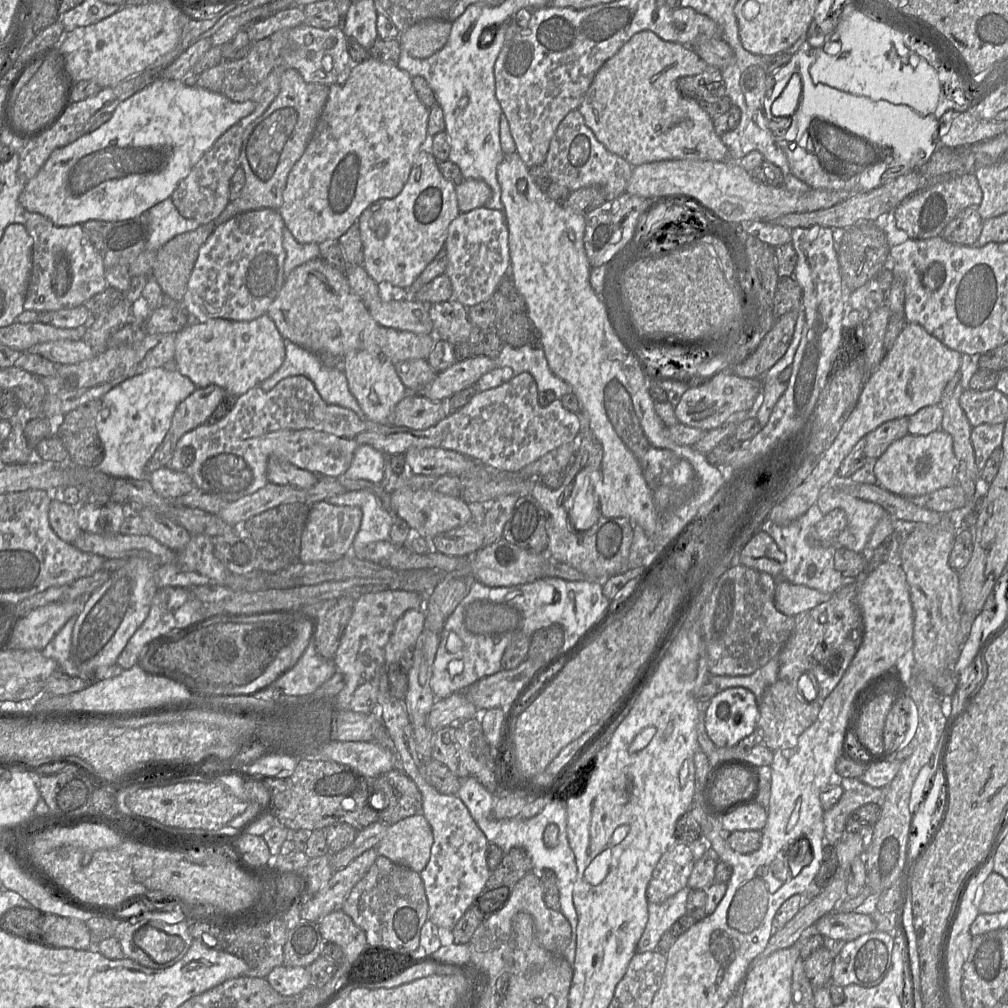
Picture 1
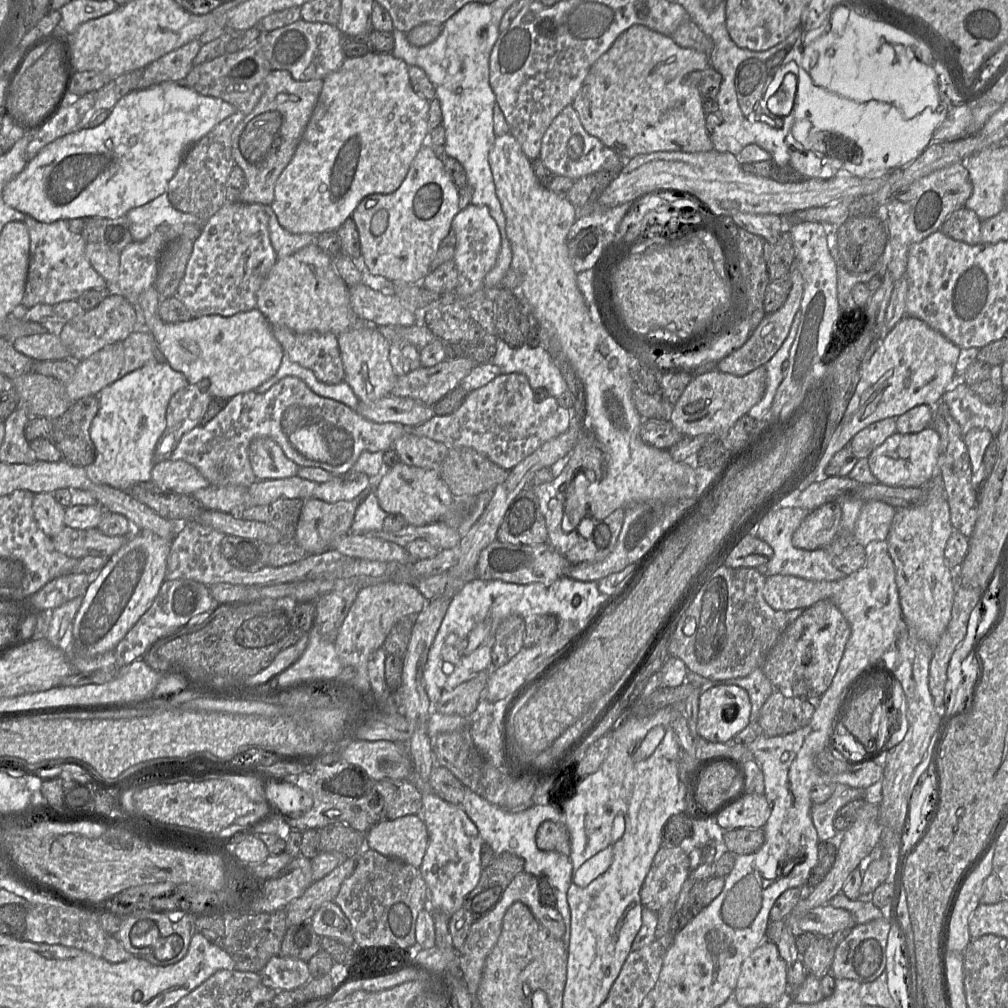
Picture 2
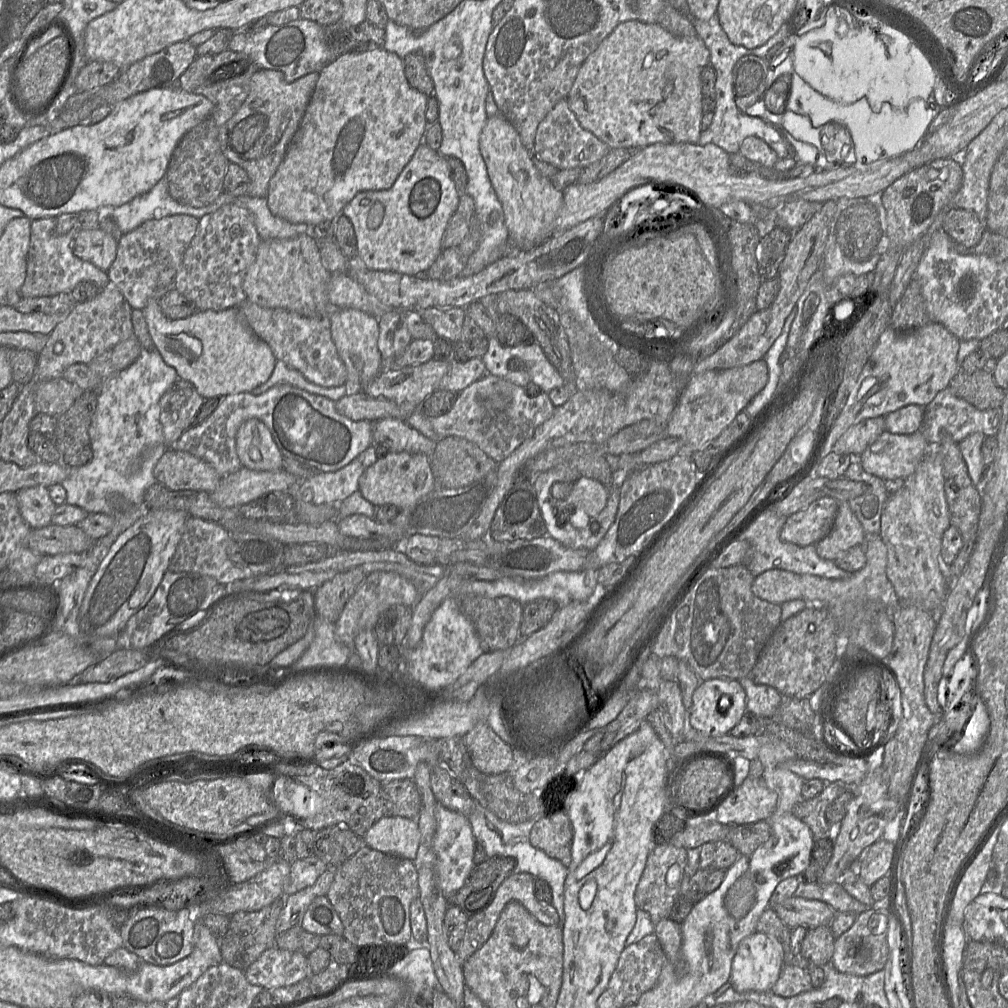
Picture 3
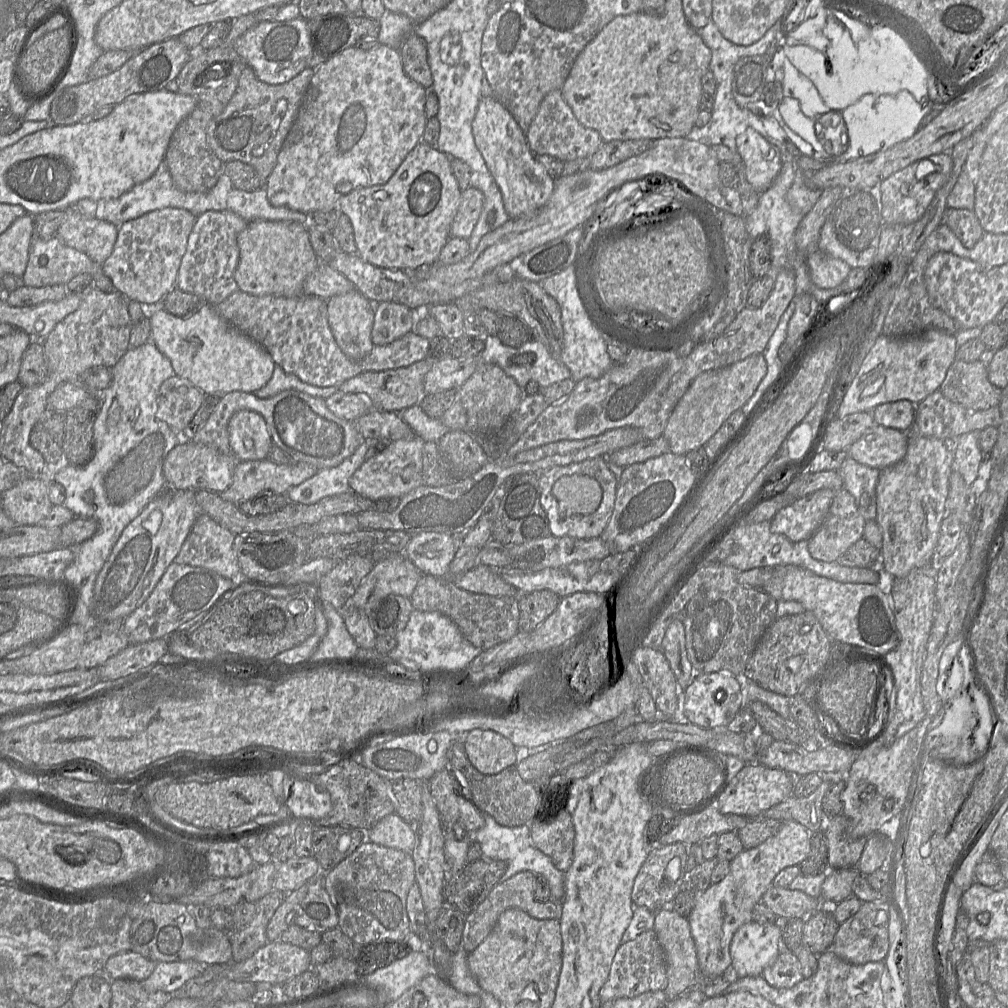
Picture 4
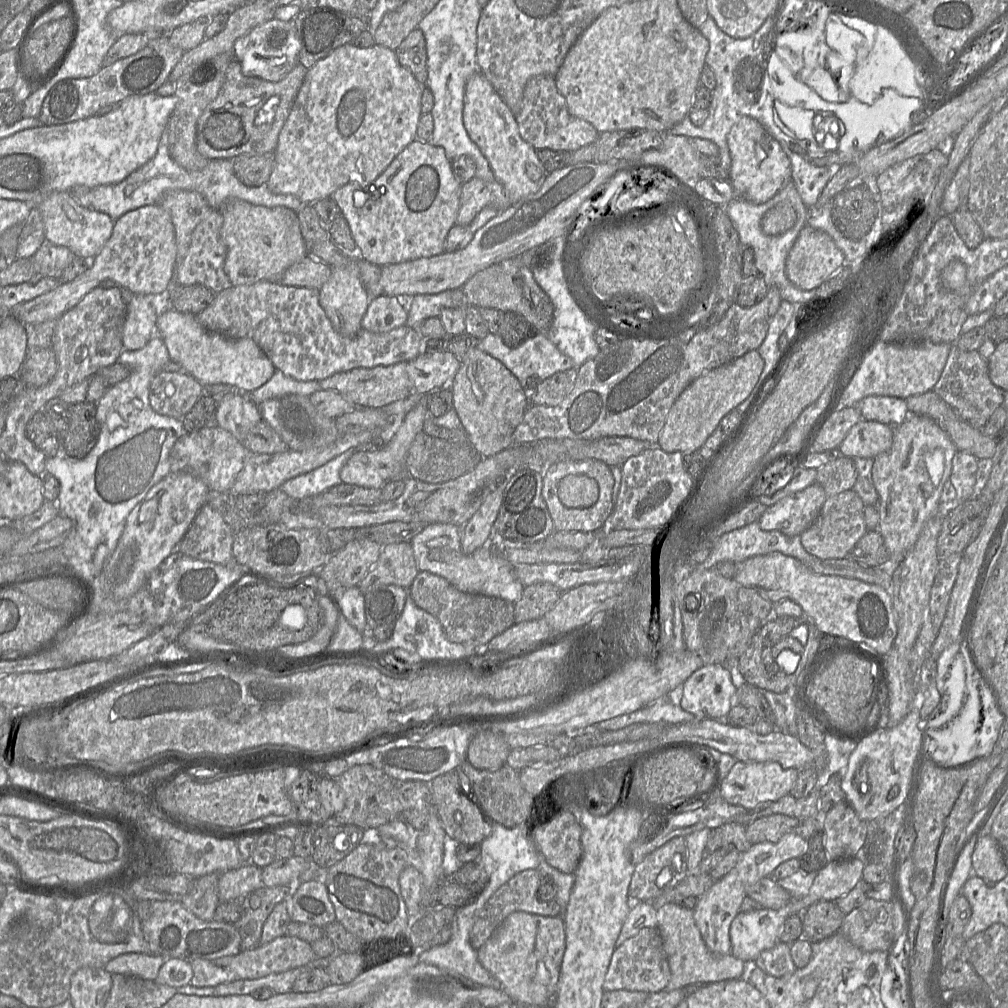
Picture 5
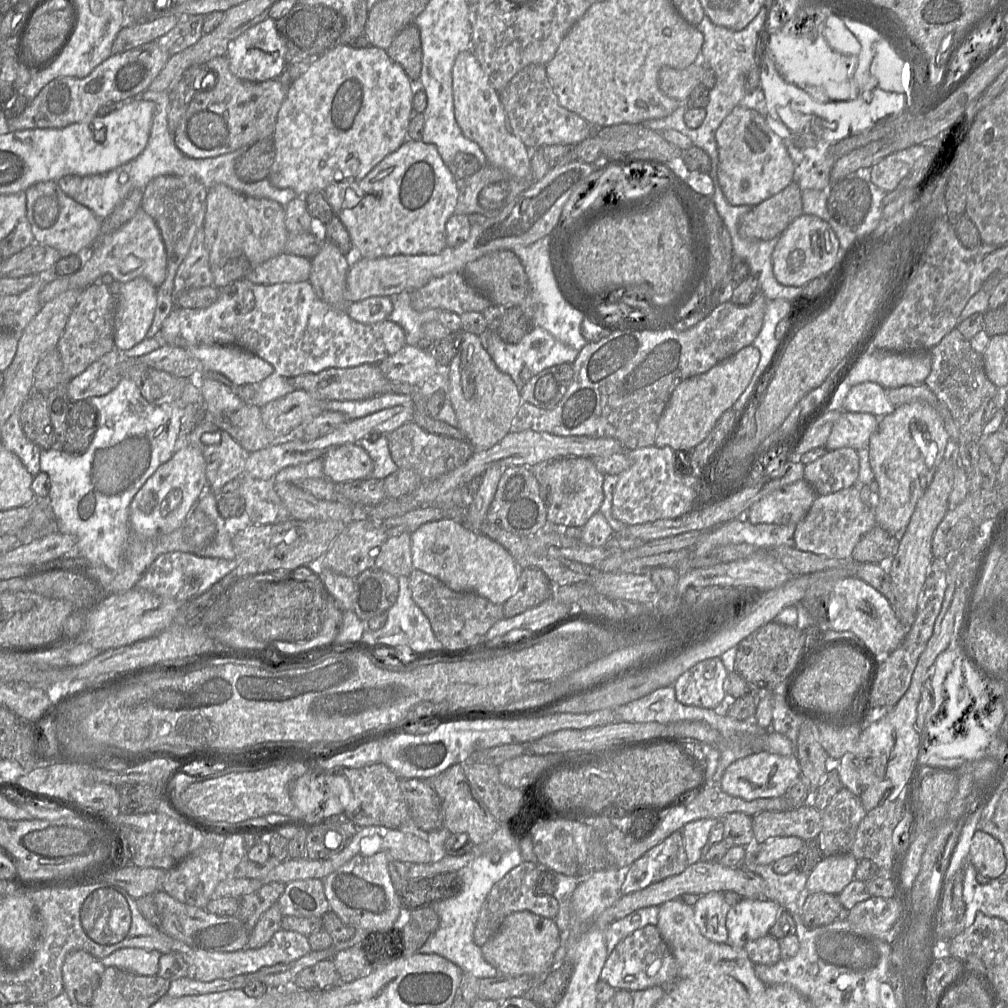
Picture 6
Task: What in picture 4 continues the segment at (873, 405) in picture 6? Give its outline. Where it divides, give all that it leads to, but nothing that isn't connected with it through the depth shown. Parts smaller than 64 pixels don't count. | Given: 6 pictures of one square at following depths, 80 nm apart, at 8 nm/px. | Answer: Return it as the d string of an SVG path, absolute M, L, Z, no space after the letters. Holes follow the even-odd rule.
M899 400L880 404L870 413L876 424L909 432L915 422L917 405L909 400Z

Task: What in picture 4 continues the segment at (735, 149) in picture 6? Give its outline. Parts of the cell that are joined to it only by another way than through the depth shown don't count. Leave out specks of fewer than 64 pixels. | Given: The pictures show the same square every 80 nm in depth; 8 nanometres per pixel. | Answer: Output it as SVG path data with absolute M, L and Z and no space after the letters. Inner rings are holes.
M747 128L736 137L736 149L746 181L759 194L766 191L782 167L779 149L753 128Z

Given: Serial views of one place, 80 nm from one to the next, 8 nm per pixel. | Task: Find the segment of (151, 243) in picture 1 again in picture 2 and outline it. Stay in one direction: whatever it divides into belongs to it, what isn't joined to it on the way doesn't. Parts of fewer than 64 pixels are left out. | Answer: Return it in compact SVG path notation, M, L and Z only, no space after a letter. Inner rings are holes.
M167 191L152 201L135 207L125 215L132 226L132 237L143 241L161 225L202 224L197 216L177 210L169 201Z

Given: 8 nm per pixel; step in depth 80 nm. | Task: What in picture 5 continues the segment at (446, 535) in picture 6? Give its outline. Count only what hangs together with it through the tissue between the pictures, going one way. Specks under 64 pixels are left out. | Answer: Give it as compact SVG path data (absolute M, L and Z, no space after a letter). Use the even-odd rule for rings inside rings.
M428 524L410 543L419 571L438 575L462 592L496 597L512 603L522 596L525 586L517 579L514 566L493 553L489 544L471 554L465 554L461 548L461 528L458 526Z

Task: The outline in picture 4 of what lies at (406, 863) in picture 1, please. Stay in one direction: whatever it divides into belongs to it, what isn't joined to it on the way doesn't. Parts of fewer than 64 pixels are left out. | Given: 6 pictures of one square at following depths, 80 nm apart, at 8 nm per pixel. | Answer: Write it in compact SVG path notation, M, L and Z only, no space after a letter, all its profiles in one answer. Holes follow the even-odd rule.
M392 813L369 829L368 840L411 854L416 840L414 825L408 824L396 813Z

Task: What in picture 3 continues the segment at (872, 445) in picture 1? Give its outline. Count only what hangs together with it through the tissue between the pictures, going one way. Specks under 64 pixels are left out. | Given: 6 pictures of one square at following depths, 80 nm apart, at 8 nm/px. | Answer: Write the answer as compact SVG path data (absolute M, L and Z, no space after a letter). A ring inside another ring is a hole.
M884 416L864 419L847 429L833 445L832 452L859 457L885 430Z

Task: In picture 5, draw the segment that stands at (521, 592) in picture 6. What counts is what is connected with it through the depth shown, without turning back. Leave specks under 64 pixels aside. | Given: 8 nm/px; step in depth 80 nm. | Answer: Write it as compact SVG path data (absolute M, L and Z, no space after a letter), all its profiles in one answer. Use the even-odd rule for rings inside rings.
M551 583L525 586L521 598L514 603L514 623L543 618L558 602L561 592Z

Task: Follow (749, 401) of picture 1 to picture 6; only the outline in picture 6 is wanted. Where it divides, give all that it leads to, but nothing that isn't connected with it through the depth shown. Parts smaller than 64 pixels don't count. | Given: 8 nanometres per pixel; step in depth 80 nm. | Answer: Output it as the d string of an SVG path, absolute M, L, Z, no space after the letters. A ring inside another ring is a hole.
M752 344L746 346L716 364L705 373L693 376L680 382L670 395L657 427L655 444L658 447L669 446L675 451L690 451L701 443L711 432L716 421L728 409L731 409L749 385L760 360L760 351Z

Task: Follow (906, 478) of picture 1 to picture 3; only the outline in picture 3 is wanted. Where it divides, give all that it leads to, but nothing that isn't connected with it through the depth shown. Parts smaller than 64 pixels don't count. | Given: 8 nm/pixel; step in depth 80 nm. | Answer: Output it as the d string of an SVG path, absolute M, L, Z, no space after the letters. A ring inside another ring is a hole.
M888 431L881 433L858 457L863 469L887 483L901 483L911 475L919 462L929 452L930 444L924 435L917 431L913 434L893 434Z

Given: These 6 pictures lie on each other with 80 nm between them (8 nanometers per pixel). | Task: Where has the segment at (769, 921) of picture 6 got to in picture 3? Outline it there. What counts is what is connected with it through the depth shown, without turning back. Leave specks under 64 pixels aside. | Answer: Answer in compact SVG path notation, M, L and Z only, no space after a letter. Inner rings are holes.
M756 931L739 943L732 961L731 986L740 993L772 991L783 965L772 940Z

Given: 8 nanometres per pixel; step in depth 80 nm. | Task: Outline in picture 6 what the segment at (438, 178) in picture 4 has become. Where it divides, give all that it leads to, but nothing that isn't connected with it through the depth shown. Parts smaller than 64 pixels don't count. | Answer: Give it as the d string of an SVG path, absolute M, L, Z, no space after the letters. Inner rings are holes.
M407 139L396 151L387 155L378 163L363 179L352 181L341 181L329 185L324 194L336 215L349 232L356 257L377 259L395 255L434 255L441 253L447 247L446 223L456 212L460 182L455 178L448 165L446 165L434 144L425 143L422 140Z

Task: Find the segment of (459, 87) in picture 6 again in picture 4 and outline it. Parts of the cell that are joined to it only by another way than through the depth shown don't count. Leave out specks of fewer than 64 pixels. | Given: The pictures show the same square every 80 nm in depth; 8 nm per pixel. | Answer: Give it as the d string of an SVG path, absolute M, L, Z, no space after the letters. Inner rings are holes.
M481 97L472 122L476 147L498 185L510 218L529 215L541 208L554 189L554 178L535 159L526 135L512 114L494 97Z

